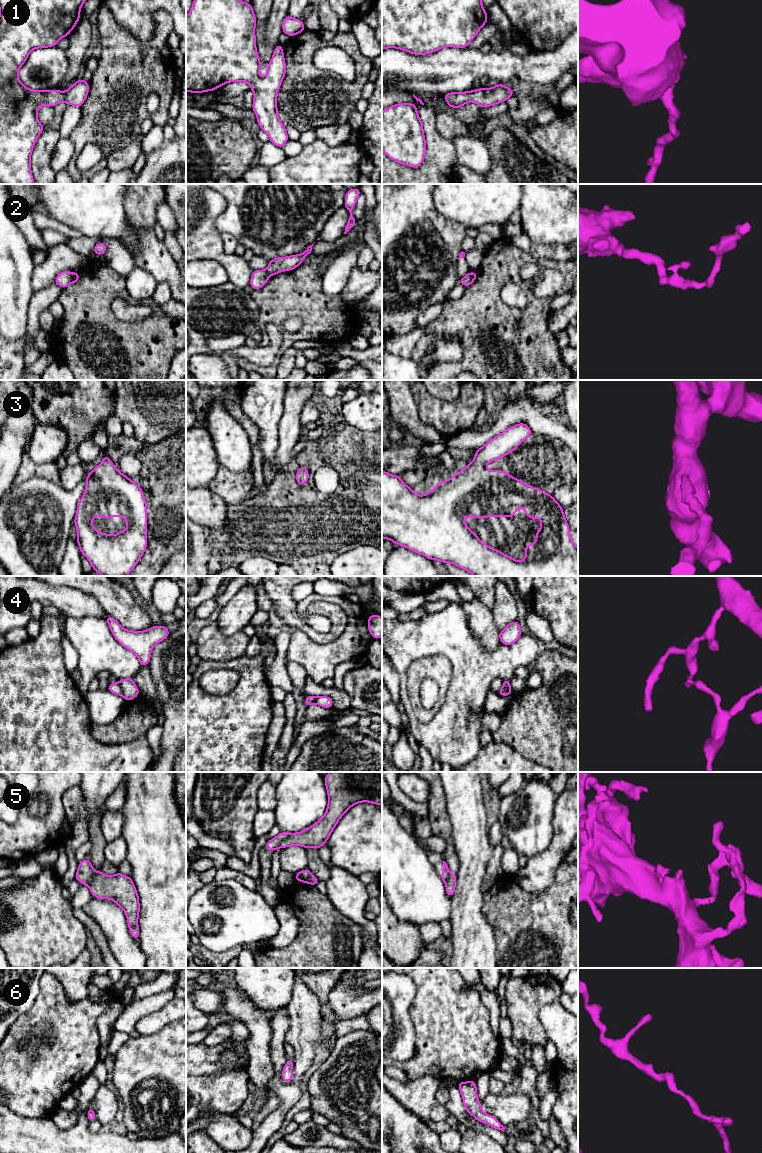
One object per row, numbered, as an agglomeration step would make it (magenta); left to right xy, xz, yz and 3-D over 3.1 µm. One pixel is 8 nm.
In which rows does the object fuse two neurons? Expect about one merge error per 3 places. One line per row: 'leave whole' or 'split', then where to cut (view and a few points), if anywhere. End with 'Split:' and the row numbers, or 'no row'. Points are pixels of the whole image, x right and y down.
1: leave whole; no cut
2: split; cut in xy along (72, 273), (73, 281)
3: leave whole; no cut
4: split; cut in xy along (118, 682), (122, 695)
5: split; cut in xy along (97, 872), (87, 885)
6: leave whole; no cut
Split: 2, 4, 5

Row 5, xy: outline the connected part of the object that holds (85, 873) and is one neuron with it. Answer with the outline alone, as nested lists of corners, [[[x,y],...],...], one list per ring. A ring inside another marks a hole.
[[[85,858],[79,862],[79,867],[74,879],[88,886],[96,873],[90,860]]]

